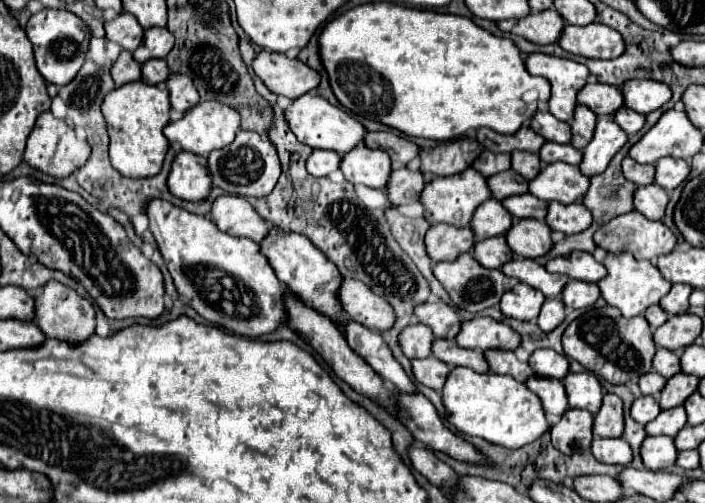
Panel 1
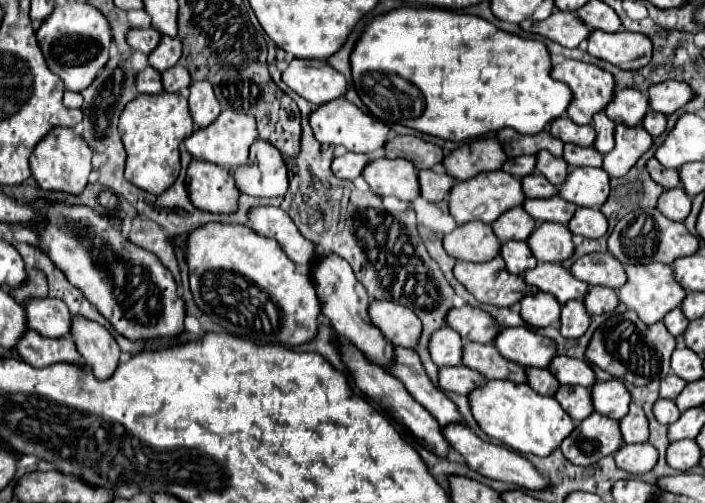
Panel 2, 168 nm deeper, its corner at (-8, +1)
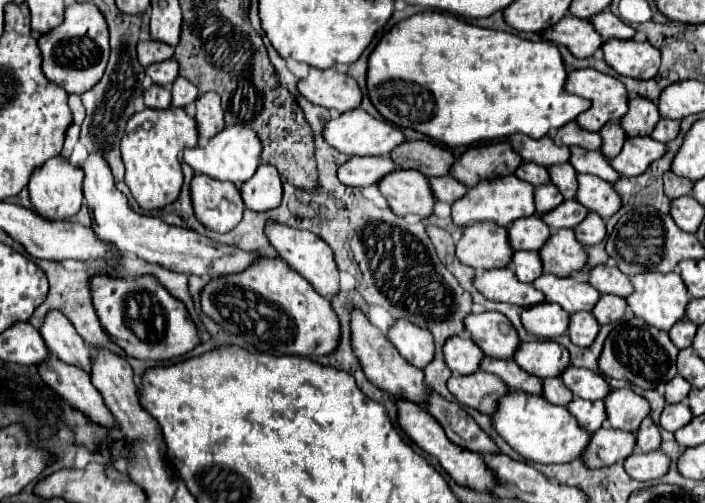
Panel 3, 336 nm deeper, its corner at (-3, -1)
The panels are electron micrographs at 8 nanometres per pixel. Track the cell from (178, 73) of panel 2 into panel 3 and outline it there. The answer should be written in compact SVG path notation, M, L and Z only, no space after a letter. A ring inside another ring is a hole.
M179 76L173 82L171 94L173 94L173 106L177 106L177 108L185 108L187 104L191 104L199 98L199 90L191 82L187 82L187 78L183 78L183 76Z

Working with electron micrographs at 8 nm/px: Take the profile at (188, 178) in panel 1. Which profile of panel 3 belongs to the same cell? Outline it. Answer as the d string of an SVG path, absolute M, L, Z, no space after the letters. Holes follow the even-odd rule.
M195 176L191 182L191 198L195 216L205 228L213 232L231 232L243 218L245 204L239 190L231 182Z

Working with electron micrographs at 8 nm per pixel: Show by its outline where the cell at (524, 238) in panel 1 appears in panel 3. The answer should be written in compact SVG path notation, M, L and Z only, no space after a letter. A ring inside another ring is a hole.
M559 230L551 234L551 242L539 252L543 260L543 270L559 278L567 278L587 264L587 252L583 244L577 242L573 230Z

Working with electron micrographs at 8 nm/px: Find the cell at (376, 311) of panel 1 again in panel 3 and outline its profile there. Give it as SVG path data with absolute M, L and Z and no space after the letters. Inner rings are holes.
M397 320L395 326L389 330L389 342L415 368L425 368L435 356L433 334L411 322Z

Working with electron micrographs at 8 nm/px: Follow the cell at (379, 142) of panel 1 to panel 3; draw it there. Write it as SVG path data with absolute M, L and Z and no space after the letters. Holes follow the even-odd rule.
M415 140L415 142L405 142L403 146L397 146L391 152L391 158L395 164L403 170L419 170L427 178L433 176L447 176L455 158L449 150L441 148L439 144L425 142L425 140Z

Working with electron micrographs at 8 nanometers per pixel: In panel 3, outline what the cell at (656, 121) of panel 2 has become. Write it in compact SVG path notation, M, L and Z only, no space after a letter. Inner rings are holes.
M659 120L659 126L655 126L651 138L659 140L659 142L671 142L677 138L679 134L679 128L681 128L681 122L679 120Z

